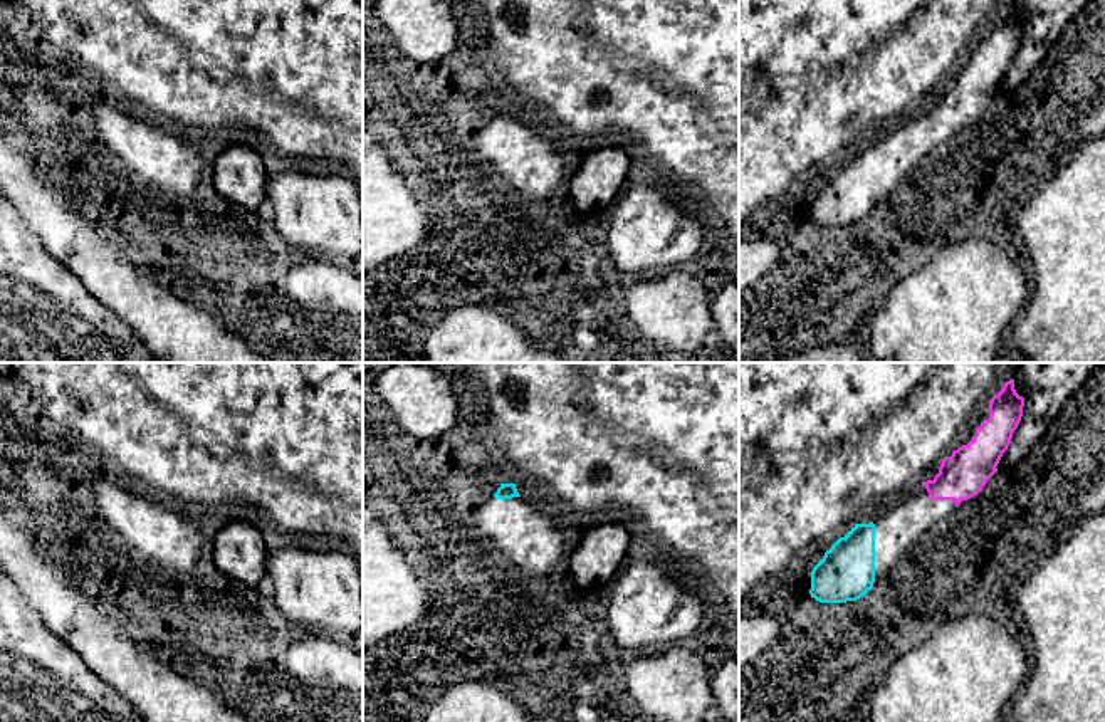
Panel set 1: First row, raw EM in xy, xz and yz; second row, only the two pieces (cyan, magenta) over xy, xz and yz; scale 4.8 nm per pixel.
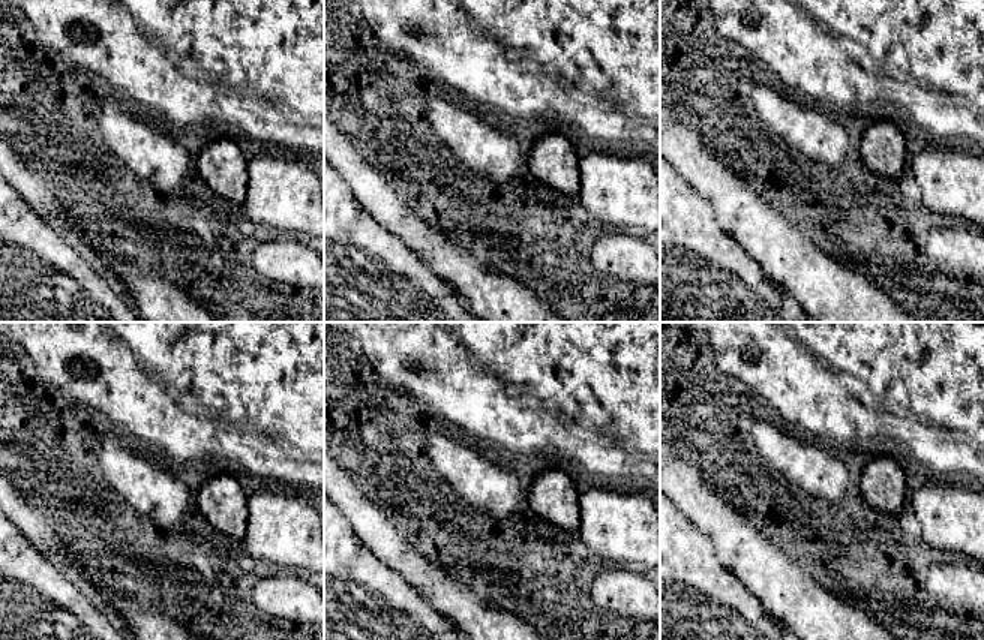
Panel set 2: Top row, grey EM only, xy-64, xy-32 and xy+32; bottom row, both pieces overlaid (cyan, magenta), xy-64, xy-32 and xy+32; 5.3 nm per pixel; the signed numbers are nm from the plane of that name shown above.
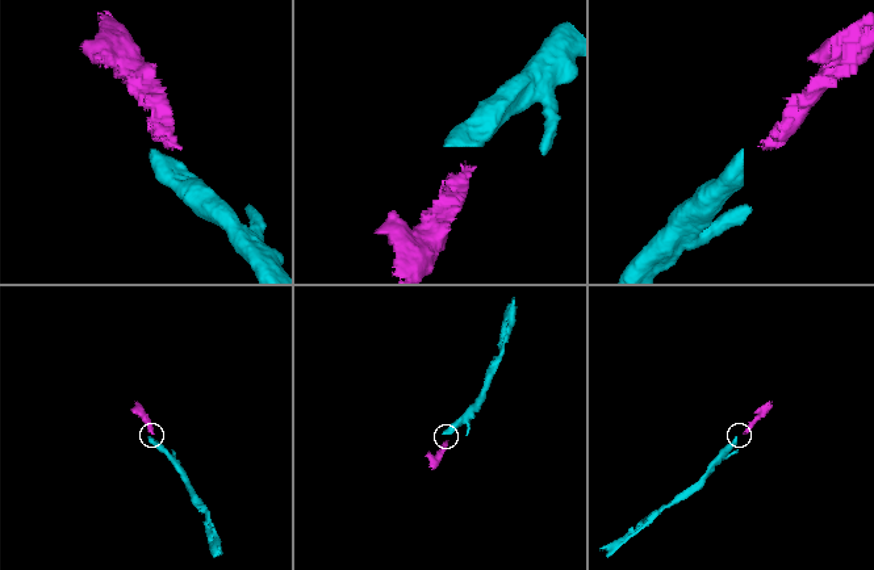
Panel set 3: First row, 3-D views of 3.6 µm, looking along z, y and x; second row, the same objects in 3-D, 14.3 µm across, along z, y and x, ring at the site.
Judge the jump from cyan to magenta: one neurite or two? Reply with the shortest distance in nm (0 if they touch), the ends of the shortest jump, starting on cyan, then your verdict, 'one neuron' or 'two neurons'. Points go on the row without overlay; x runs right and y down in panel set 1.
gap 300 nm; span yz (874, 148), (929, 121); one neuron

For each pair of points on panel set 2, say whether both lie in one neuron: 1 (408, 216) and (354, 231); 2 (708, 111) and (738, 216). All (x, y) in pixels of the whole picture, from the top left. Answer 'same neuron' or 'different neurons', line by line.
1: different neurons
2: different neurons

